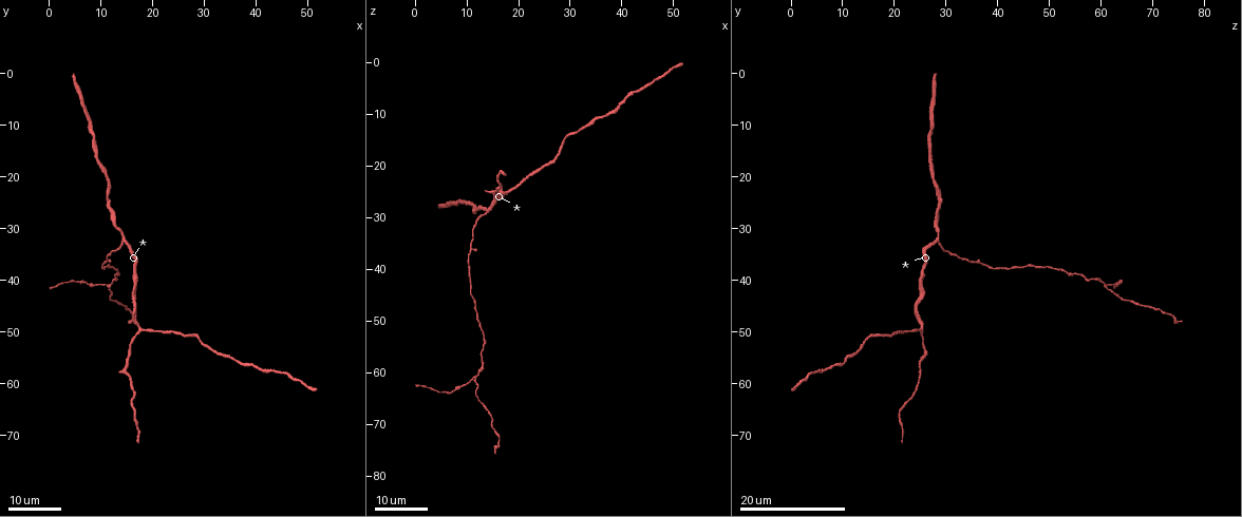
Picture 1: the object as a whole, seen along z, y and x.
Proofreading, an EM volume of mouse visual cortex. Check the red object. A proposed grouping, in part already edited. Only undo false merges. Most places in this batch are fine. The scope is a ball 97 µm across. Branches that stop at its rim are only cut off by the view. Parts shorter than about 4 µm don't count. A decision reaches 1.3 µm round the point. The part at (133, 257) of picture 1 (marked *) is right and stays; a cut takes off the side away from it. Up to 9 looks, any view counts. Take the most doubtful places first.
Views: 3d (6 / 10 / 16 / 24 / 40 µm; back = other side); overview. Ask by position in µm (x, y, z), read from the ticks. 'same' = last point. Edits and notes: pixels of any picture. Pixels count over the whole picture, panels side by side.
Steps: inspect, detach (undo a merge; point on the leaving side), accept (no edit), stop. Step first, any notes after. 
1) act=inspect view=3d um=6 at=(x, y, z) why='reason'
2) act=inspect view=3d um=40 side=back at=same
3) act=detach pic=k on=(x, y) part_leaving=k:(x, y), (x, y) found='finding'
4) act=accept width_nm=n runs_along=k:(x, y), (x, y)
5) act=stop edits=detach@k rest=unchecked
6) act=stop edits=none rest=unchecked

act=inspect view=3d um=16 at=(18.0, 49.5, 25.0) why='arms part here'

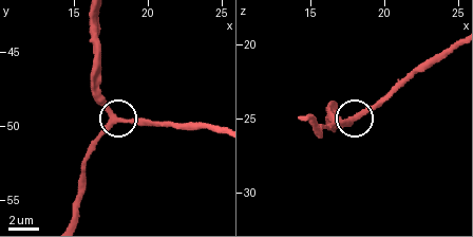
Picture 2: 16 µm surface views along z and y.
act=inspect view=3d um=6 at=(18.0, 49.4, 24.8)

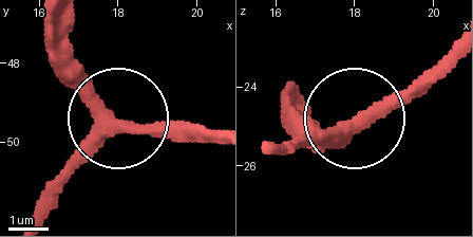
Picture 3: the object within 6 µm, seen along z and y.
act=accept runs_along=3:(59, 17), (65, 68), (113, 122), (42, 196) found='one neuron here'

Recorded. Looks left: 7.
act=inspect view=3d um=16 at=(11.5, 41.0, 61.0) why='three-way junction'

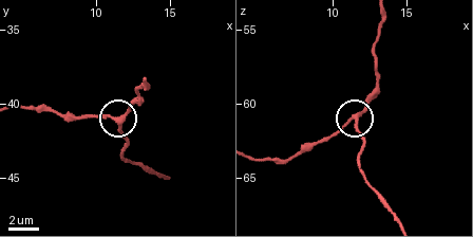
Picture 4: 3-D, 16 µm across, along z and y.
act=inspect view=3d um=6 at=(11.6, 41.2, 61.0) why='closer look'

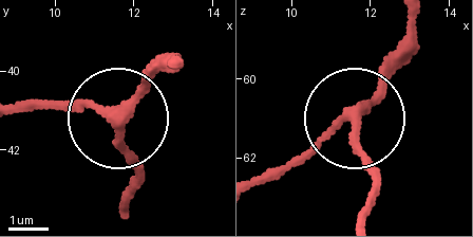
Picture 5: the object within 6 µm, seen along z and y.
act=accept runs_along=5:(407, 19), (403, 59), (376, 99), (326, 130), (279, 178) found='one neuron here'

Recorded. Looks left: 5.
act=inspect view=3d um=24 at=(14.5, 32.5, 28.0) why='three arms meet'

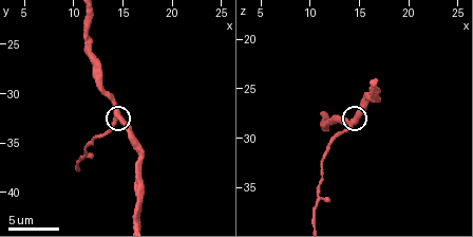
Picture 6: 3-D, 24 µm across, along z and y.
act=inspect view=3d um=10 at=(14.2, 32.0, 28.4)

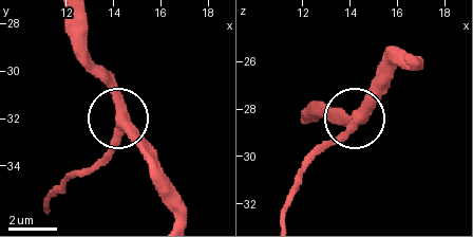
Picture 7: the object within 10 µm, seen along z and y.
act=accept width_nm=380 found='all the same neuron'

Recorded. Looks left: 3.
act=inspect view=3d um=16 at=(15.0, 57.5, 25.0) why='three arms meet'

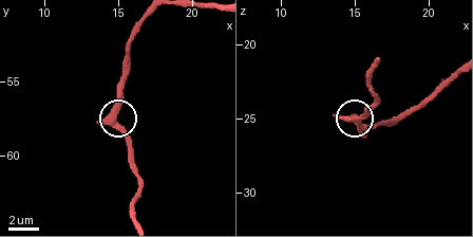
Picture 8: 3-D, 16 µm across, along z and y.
act=inspect view=3d um=10 at=(14.8, 57.6, 25.0)

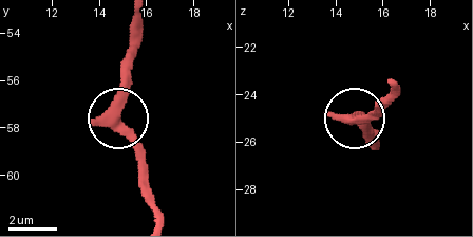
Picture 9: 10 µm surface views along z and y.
act=accept arms=3 runs_along=9:(138, 21), (116, 124), (144, 164) found='all the same neuron'

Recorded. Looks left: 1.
act=stop edits=none rest=unchecked

